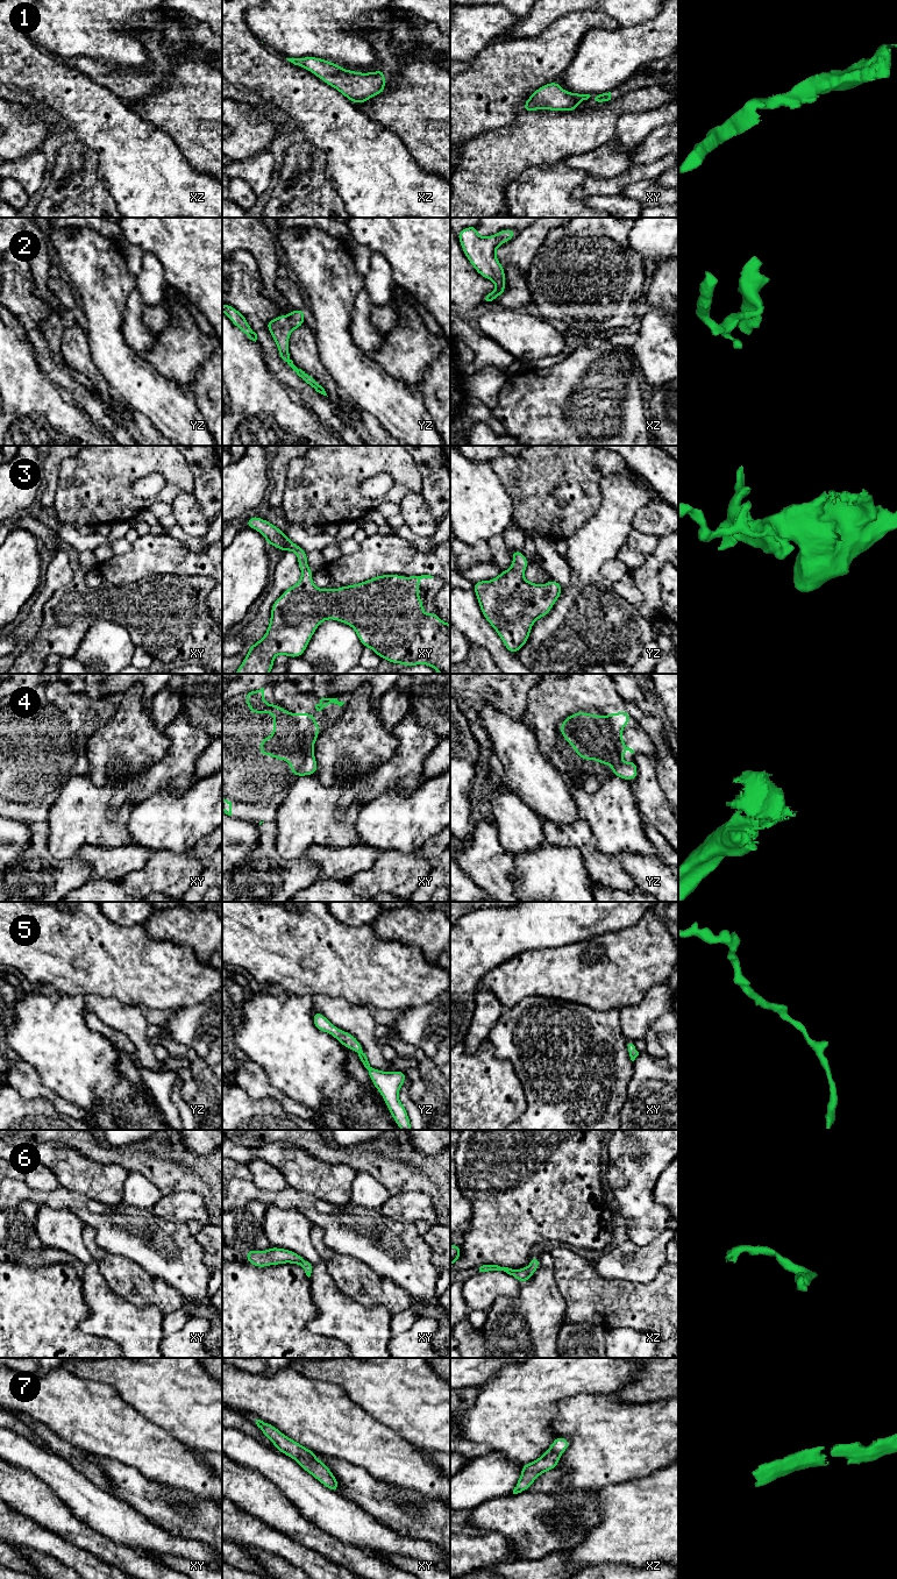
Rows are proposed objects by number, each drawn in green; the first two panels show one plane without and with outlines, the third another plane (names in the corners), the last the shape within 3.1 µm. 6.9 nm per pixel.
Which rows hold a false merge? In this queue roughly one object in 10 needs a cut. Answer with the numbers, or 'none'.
none

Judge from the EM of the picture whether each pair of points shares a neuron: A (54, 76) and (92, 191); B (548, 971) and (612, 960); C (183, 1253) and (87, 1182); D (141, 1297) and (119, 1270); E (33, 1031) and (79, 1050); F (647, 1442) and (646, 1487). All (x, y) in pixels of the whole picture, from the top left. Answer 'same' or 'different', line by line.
A: different
B: same
C: different
D: same
E: same
F: different

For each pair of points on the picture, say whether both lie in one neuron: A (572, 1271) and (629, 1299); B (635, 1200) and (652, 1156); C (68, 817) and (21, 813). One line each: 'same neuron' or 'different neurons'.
A: same neuron
B: same neuron
C: different neurons

